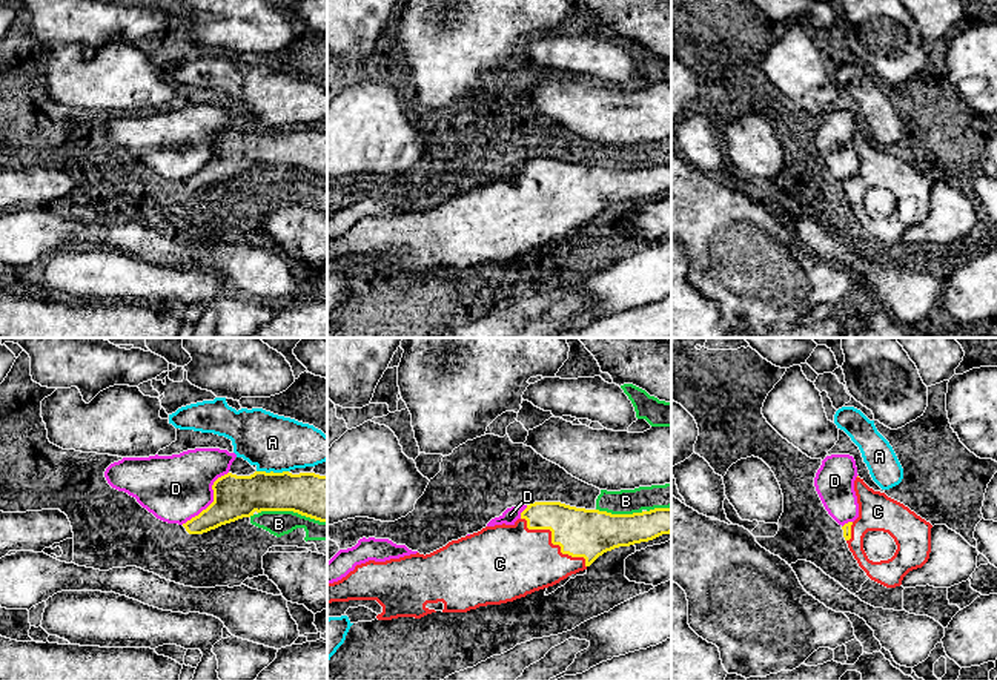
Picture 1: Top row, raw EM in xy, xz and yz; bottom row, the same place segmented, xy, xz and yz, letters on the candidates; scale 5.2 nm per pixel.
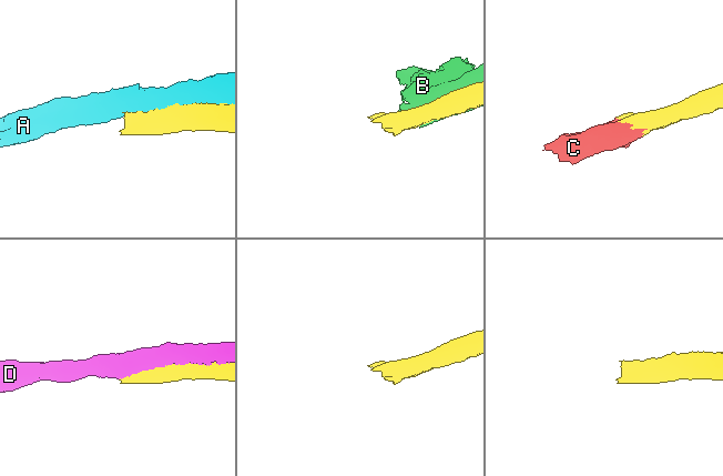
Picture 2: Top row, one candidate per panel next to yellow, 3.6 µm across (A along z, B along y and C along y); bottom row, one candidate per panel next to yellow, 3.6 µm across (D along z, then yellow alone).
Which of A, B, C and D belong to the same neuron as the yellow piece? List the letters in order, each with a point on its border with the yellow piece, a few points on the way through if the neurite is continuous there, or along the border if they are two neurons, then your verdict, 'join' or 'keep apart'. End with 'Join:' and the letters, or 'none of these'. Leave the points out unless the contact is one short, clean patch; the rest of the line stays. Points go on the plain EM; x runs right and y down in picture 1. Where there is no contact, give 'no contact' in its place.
A: meets yellow in xy at (272, 128); keep apart
B: meets yellow in xy at (292, 166); keep apart
C: meets yellow in xz at (552, 198); join
D: meets yellow in xy at (214, 157); keep apart
Join: C

